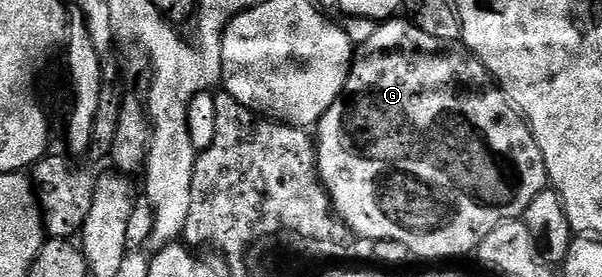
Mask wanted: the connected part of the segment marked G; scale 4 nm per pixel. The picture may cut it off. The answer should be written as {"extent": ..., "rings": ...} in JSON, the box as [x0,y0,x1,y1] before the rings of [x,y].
{"extent":[316,18,548,260],"rings":[[[391,18],[379,23],[376,34],[368,42],[357,45],[354,59],[350,62],[350,73],[341,94],[322,115],[316,125],[316,147],[318,150],[318,178],[325,186],[330,202],[342,221],[349,226],[359,241],[395,240],[408,246],[411,257],[423,256],[426,260],[442,260],[445,256],[466,256],[473,253],[500,226],[502,220],[519,219],[536,198],[547,187],[548,177],[544,166],[544,154],[532,134],[526,117],[511,104],[505,92],[498,87],[490,71],[476,59],[474,53],[461,42],[432,38],[424,34],[406,18]]]}

